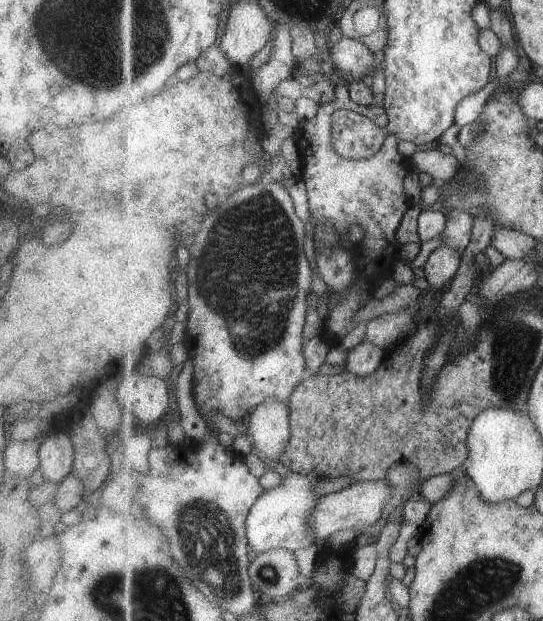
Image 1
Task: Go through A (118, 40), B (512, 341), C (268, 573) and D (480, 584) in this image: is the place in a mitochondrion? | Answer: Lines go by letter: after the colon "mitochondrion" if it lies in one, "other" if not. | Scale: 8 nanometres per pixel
A: mitochondrion
B: mitochondrion
C: mitochondrion
D: mitochondrion

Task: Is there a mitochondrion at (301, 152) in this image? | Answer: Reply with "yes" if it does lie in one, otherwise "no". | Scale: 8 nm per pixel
no

